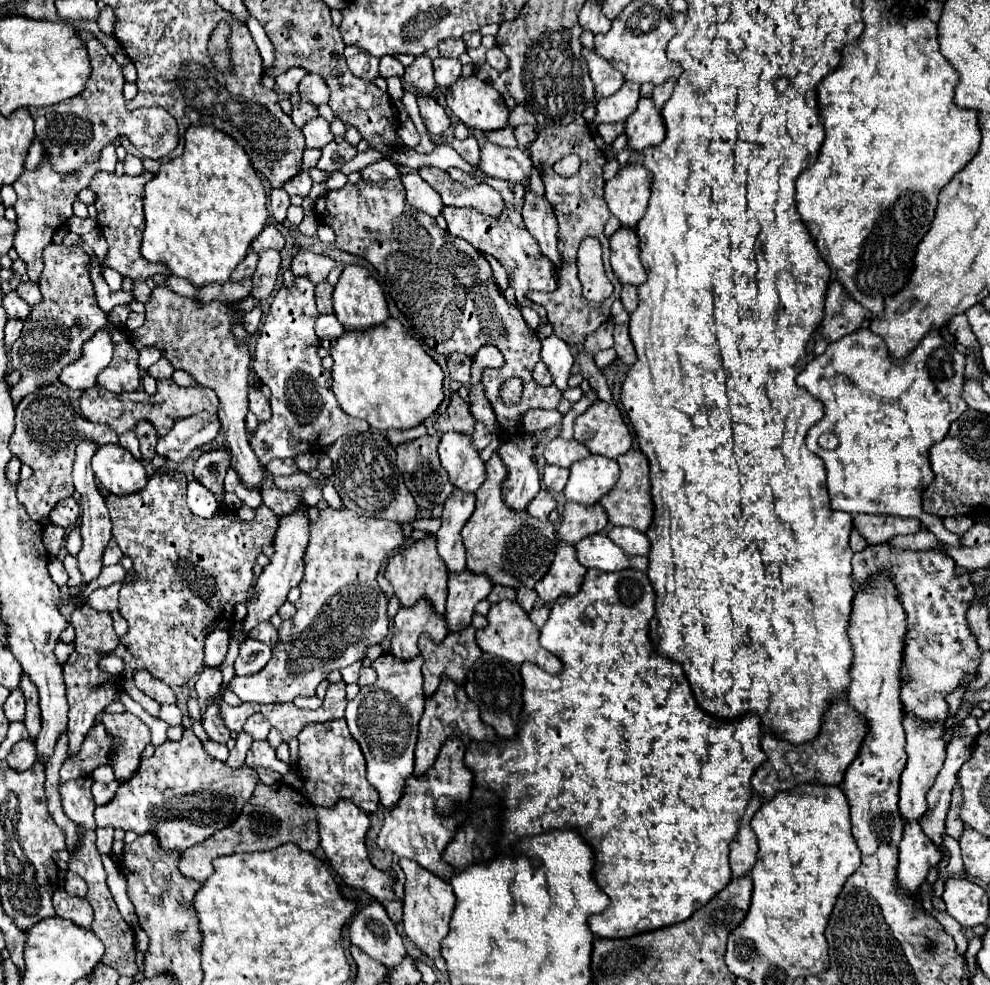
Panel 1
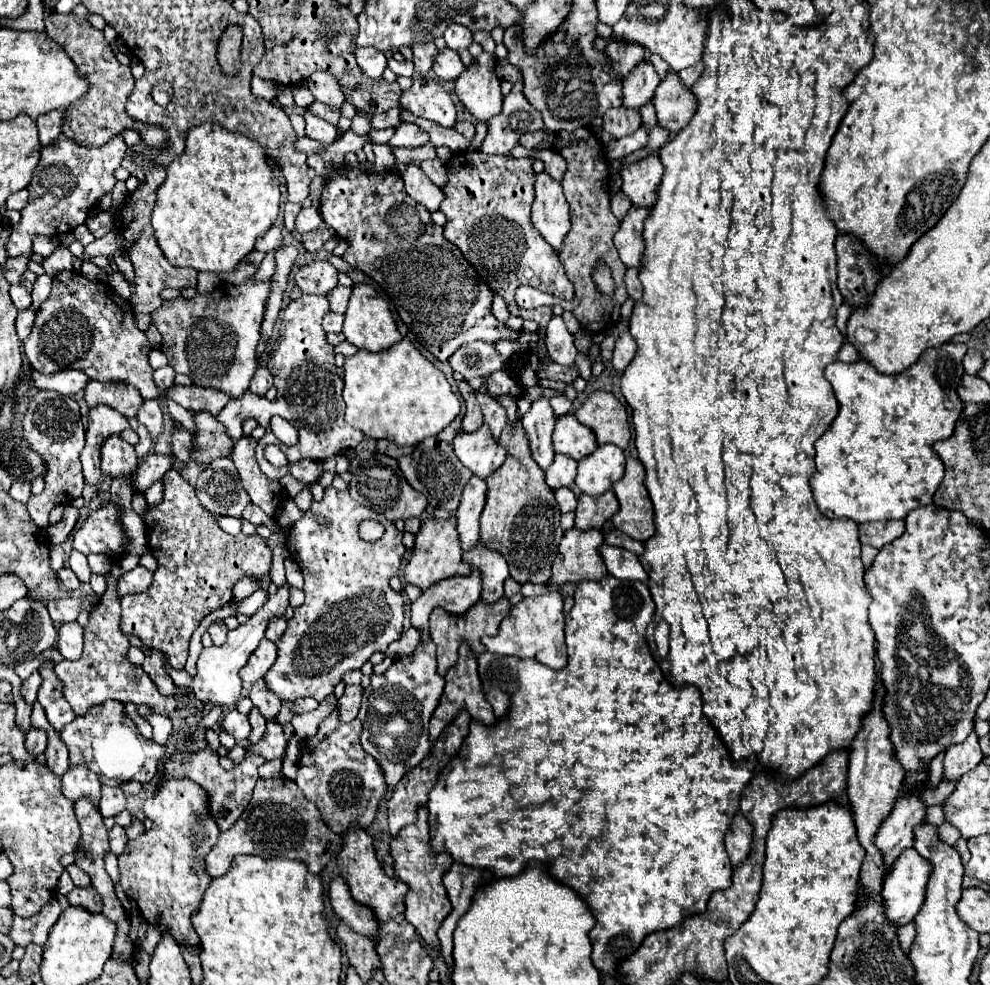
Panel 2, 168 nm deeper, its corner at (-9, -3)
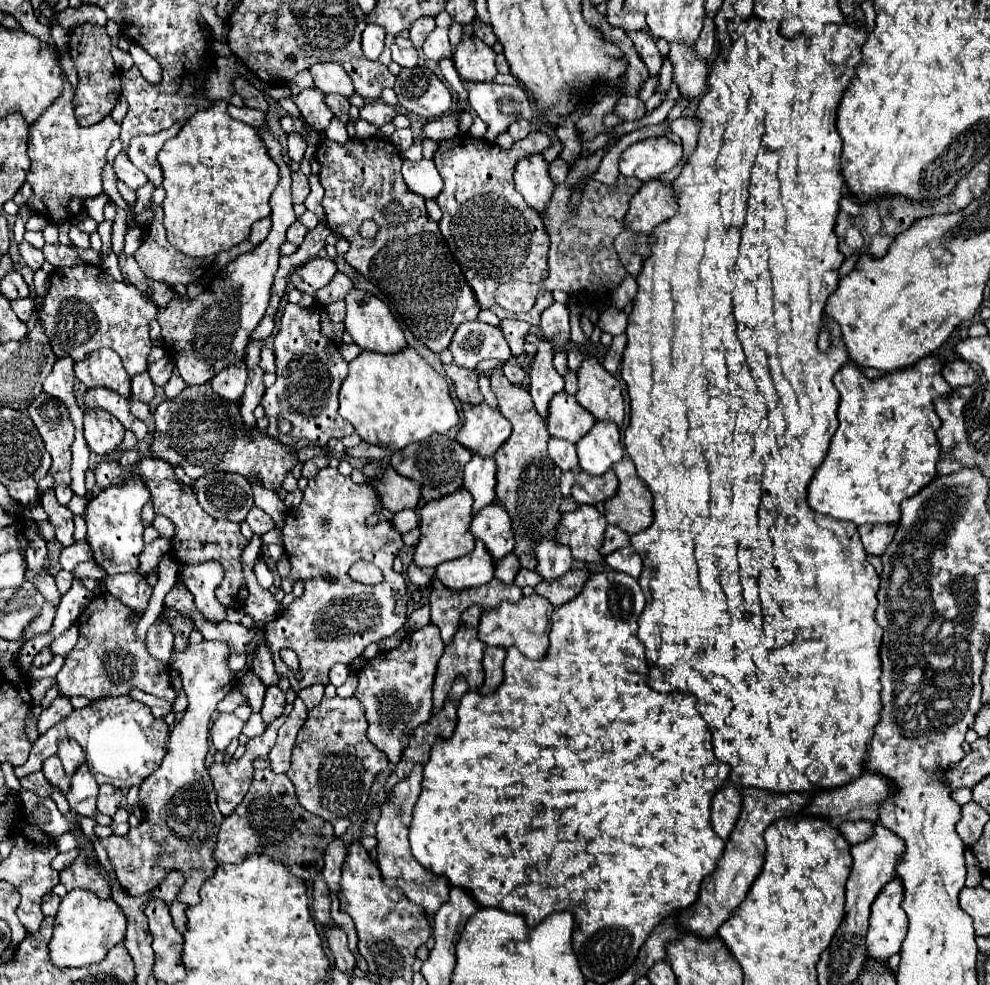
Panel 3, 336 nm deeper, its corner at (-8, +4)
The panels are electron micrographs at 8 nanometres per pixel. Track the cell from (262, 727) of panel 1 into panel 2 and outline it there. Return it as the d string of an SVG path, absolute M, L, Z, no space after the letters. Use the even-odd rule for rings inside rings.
M260 679L260 683L254 683L252 685L252 691L250 691L250 699L254 703L254 707L264 715L266 721L272 721L278 711L280 711L280 699L276 699L274 695L268 695L268 691L264 691L264 681Z

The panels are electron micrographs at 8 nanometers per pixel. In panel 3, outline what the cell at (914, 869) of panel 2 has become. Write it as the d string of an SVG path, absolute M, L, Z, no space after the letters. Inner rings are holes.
M895 878L871 904L869 930L865 936L869 960L885 962L901 948L901 942L907 934L907 916L901 908L901 892L903 886L899 884L899 878Z

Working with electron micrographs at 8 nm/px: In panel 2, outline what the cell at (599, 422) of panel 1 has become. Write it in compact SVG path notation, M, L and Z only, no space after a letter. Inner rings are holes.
M596 391L582 403L582 407L574 415L582 425L594 431L598 445L614 443L620 449L628 447L632 437L628 413L612 393Z

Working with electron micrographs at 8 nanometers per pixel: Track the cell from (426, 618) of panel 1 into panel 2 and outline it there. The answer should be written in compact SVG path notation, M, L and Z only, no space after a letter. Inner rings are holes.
M472 571L468 577L444 579L444 583L436 583L424 591L410 605L410 623L420 631L420 639L428 637L428 617L434 609L444 609L446 613L460 617L480 599L480 575Z

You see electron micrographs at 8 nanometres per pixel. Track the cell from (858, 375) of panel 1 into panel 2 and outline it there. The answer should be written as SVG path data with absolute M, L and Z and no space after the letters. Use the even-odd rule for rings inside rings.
M944 343L932 347L920 355L920 359L902 373L884 375L872 367L864 357L854 363L834 361L824 369L824 377L830 381L834 395L840 403L840 411L830 429L816 441L816 473L812 477L812 493L818 509L830 517L846 517L856 523L906 519L906 515L918 507L932 505L932 497L944 479L944 465L932 445L944 441L954 433L956 421L964 411L964 401L958 397L956 387L964 377L962 357L966 353L964 343Z

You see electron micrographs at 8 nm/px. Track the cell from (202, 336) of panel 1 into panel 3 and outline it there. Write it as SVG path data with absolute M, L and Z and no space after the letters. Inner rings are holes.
M267 124L259 128L259 134L267 146L267 154L279 166L279 184L271 194L273 228L269 236L259 246L255 246L253 252L241 254L233 262L229 262L223 274L219 274L219 278L215 278L201 296L197 296L195 300L179 296L167 308L159 308L157 314L165 354L173 358L175 368L189 386L209 382L215 374L215 366L227 366L243 360L251 328L259 324L263 312L267 310L273 276L279 268L279 248L285 242L285 232L289 224L297 220L291 204L291 172L289 164L283 160L281 142L275 136L271 136Z

